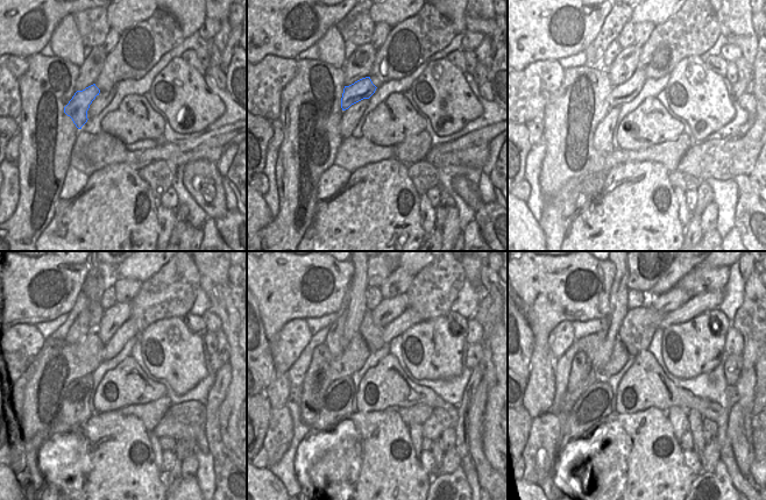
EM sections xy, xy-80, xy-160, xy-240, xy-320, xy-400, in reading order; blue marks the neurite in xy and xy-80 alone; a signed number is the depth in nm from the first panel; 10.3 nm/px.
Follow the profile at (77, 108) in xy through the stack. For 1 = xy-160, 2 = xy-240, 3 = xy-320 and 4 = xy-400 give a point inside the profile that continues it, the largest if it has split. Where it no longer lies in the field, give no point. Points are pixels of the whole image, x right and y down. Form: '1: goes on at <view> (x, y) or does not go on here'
1: goes on at xy-160 (623, 93)
2: goes on at xy-240 (128, 330)
3: goes on at xy-320 (410, 318)
4: goes on at xy-400 (700, 304)

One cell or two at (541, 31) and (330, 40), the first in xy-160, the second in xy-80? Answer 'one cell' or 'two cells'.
two cells

